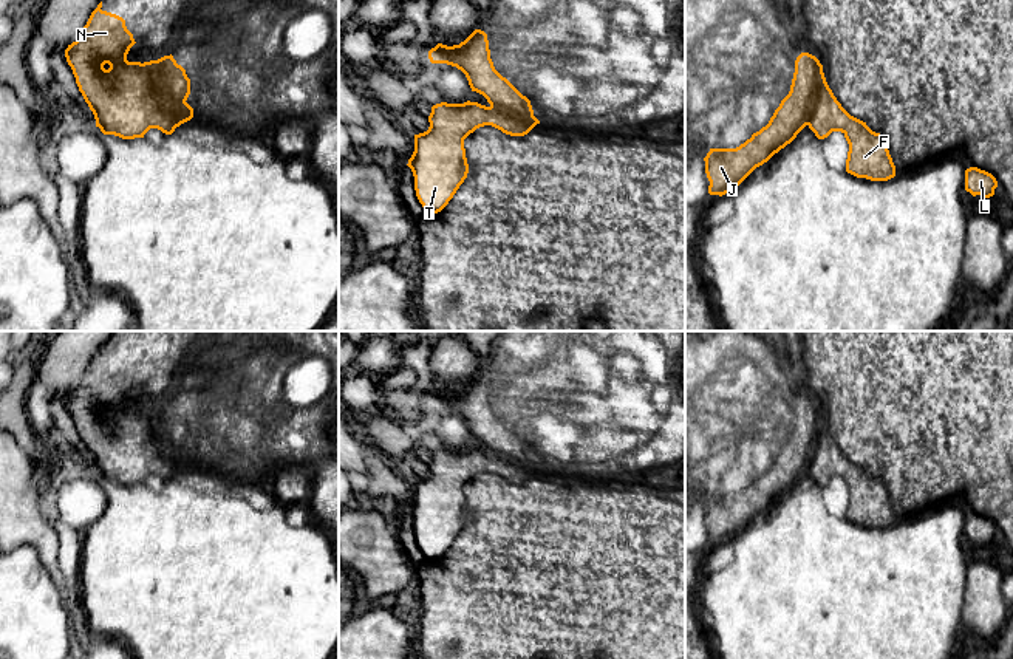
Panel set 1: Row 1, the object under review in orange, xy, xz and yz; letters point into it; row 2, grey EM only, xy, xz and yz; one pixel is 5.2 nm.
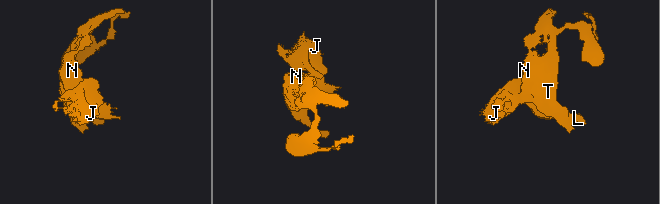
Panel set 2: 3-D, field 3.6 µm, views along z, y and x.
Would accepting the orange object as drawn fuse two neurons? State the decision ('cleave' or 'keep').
cleave

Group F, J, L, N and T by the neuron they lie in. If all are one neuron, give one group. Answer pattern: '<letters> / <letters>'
F L N T / J

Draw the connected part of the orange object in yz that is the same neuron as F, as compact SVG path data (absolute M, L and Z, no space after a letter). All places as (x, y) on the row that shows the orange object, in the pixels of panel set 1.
M821 63L807 125L818 139L827 138L832 131L844 135L849 144L848 173L871 181L888 181L895 176L885 139L841 107L826 82Z

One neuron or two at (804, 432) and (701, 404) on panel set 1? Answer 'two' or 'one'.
one

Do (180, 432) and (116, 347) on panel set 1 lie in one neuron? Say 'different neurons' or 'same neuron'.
different neurons

